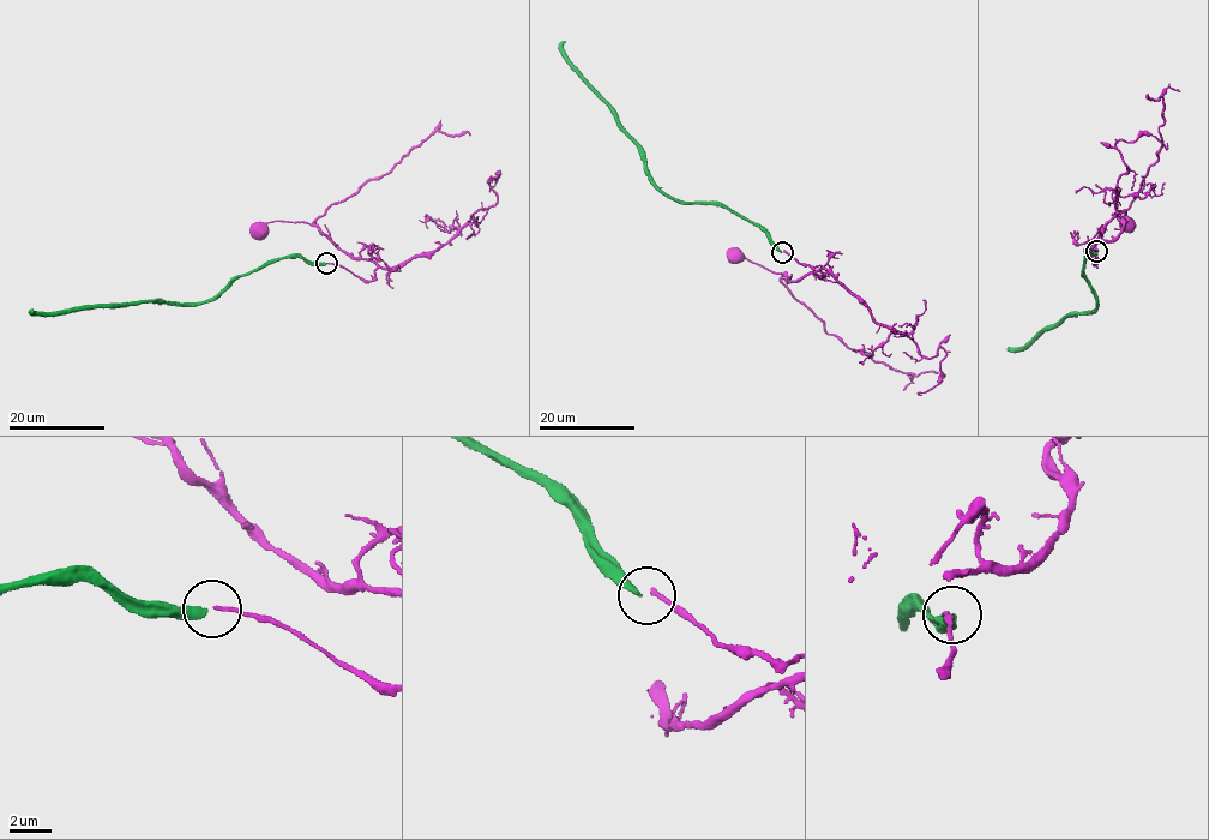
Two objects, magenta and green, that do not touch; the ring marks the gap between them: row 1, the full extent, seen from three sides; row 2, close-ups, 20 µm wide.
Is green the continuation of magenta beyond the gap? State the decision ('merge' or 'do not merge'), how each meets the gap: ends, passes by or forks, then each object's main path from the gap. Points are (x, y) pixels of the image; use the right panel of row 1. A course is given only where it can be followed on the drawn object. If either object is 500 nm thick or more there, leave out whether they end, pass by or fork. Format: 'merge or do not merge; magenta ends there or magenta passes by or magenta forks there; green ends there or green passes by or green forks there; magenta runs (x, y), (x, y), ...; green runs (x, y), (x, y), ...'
do not merge; magenta ends there; green ends there; magenta runs (1096, 251), (1095, 264), (1089, 250), (1118, 238), (1124, 227), (1119, 214), (1124, 210), (1128, 226); green runs (1098, 251), (1088, 250), (1084, 275), (1098, 298), (1094, 310), (1066, 314), (1022, 347), (1008, 350)

